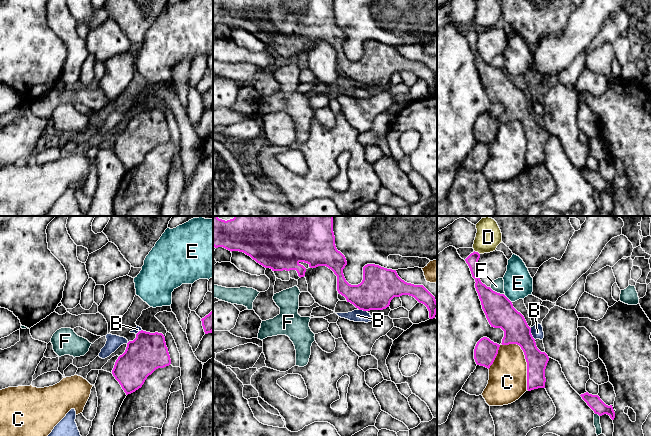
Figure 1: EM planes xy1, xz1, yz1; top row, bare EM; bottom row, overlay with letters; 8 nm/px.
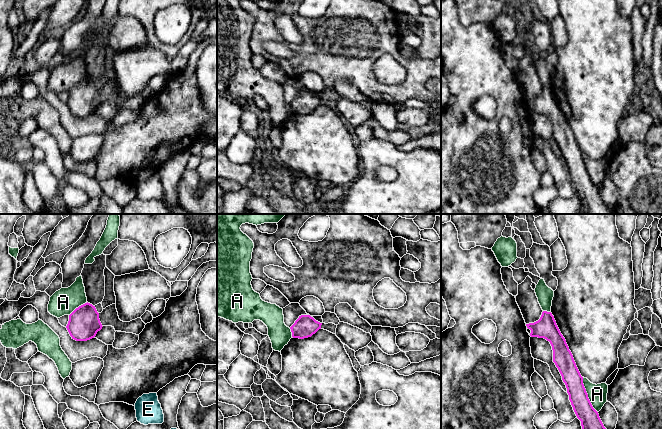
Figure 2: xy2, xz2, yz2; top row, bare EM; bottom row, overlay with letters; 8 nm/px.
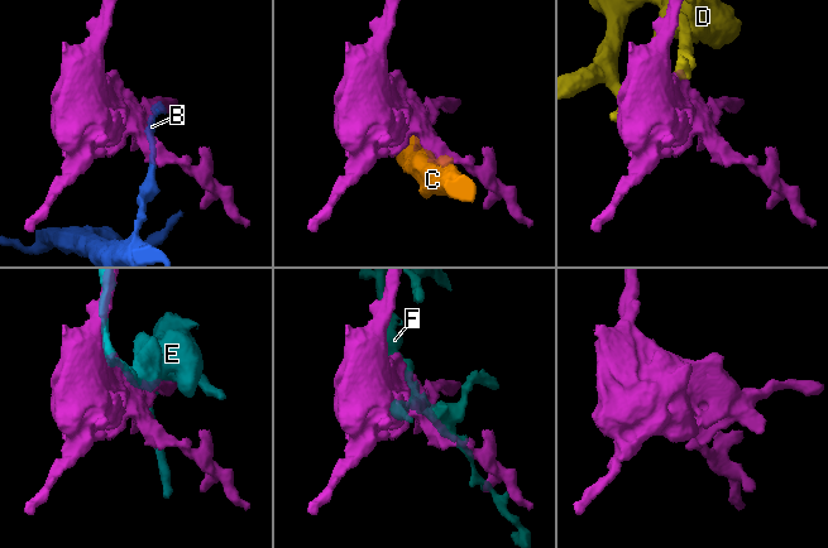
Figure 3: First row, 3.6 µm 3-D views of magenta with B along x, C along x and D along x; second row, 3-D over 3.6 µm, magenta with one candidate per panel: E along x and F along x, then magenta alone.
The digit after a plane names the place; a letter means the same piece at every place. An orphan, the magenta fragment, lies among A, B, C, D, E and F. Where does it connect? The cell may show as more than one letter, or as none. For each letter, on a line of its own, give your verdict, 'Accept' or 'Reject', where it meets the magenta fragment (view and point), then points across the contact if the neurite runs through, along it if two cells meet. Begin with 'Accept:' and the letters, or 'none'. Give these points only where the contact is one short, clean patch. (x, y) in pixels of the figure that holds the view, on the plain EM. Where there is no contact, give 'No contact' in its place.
Accept: none
A: Reject. Touches magenta at yz2 (587, 171)
B: Reject. Touches magenta at yz1 (531, 110). Boundary: yz1 (530, 104), (530, 109), (535, 115)
C: Reject. Touches magenta at yz1 (525, 134)
D: Reject. Touches magenta at yz1 (477, 28). Boundary: yz1 (474, 26), (479, 30)
E: Reject. Touches magenta at yz1 (508, 75)
F: Reject. Touches magenta at yz1 (496, 68)

